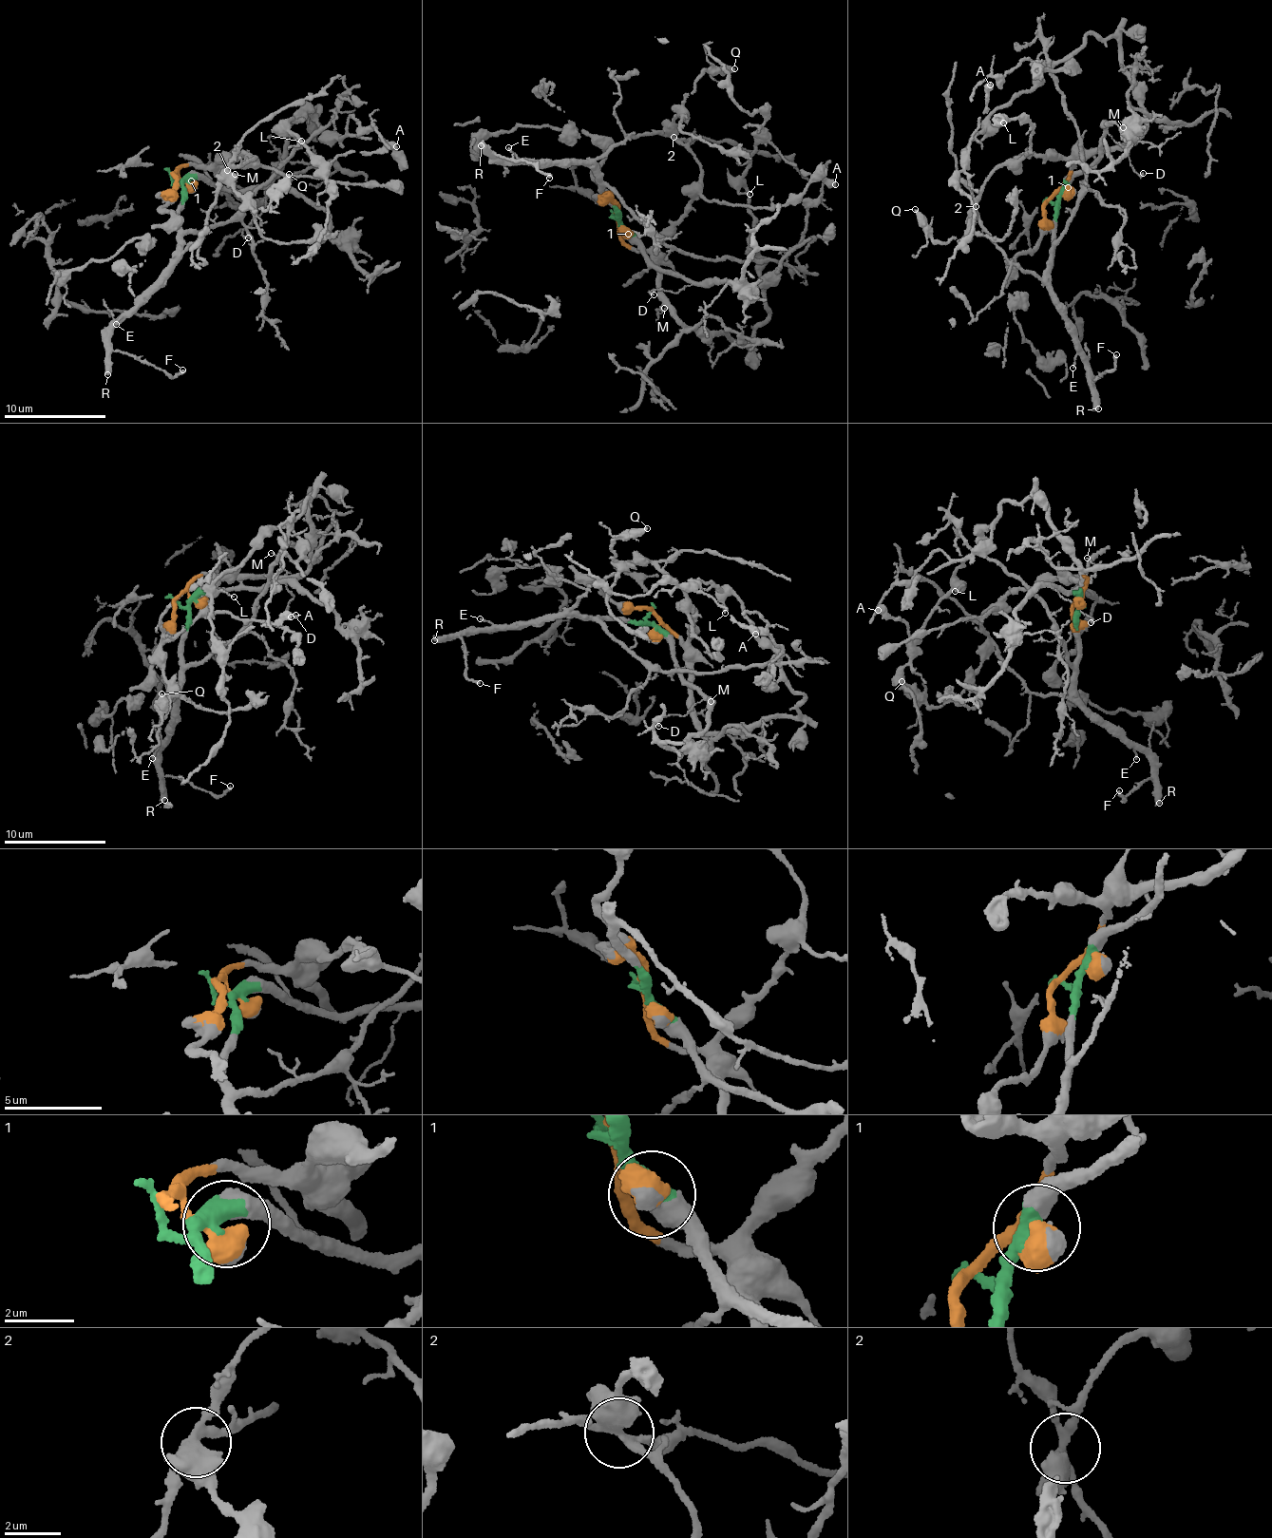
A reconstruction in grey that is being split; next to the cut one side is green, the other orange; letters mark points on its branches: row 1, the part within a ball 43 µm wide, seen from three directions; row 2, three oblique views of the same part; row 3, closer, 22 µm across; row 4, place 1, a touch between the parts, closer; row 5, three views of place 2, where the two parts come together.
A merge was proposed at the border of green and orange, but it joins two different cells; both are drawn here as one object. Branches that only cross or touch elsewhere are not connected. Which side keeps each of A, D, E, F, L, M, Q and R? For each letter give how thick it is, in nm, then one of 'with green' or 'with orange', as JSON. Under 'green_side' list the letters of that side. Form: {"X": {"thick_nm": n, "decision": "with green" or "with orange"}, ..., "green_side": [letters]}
{"A": {"thick_nm": 550, "decision": "with orange"}, "D": {"thick_nm": 150, "decision": "with green"}, "E": {"thick_nm": 140, "decision": "with green"}, "F": {"thick_nm": 240, "decision": "with green"}, "L": {"thick_nm": 110, "decision": "with orange"}, "M": {"thick_nm": 110, "decision": "with orange"}, "Q": {"thick_nm": 400, "decision": "with orange"}, "R": {"thick_nm": 500, "decision": "with green"}, "green_side": ["D", "E", "F", "R"]}

